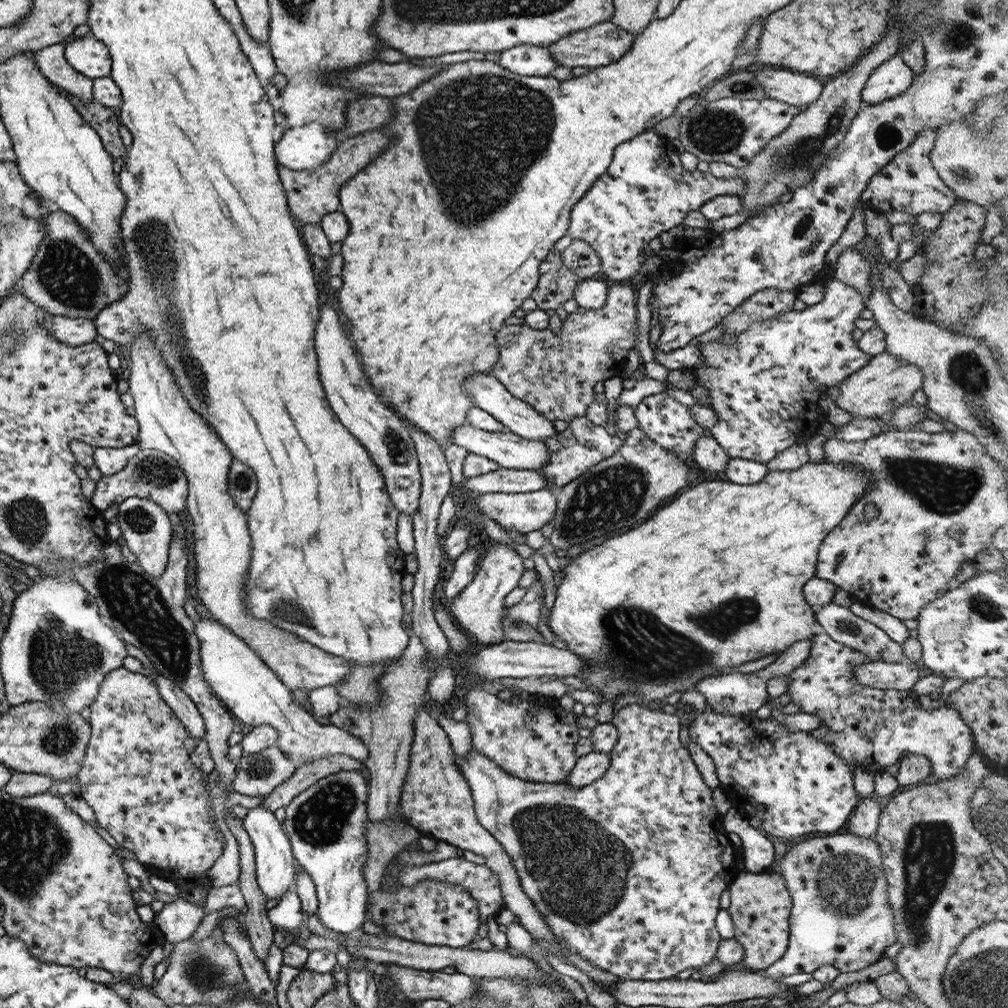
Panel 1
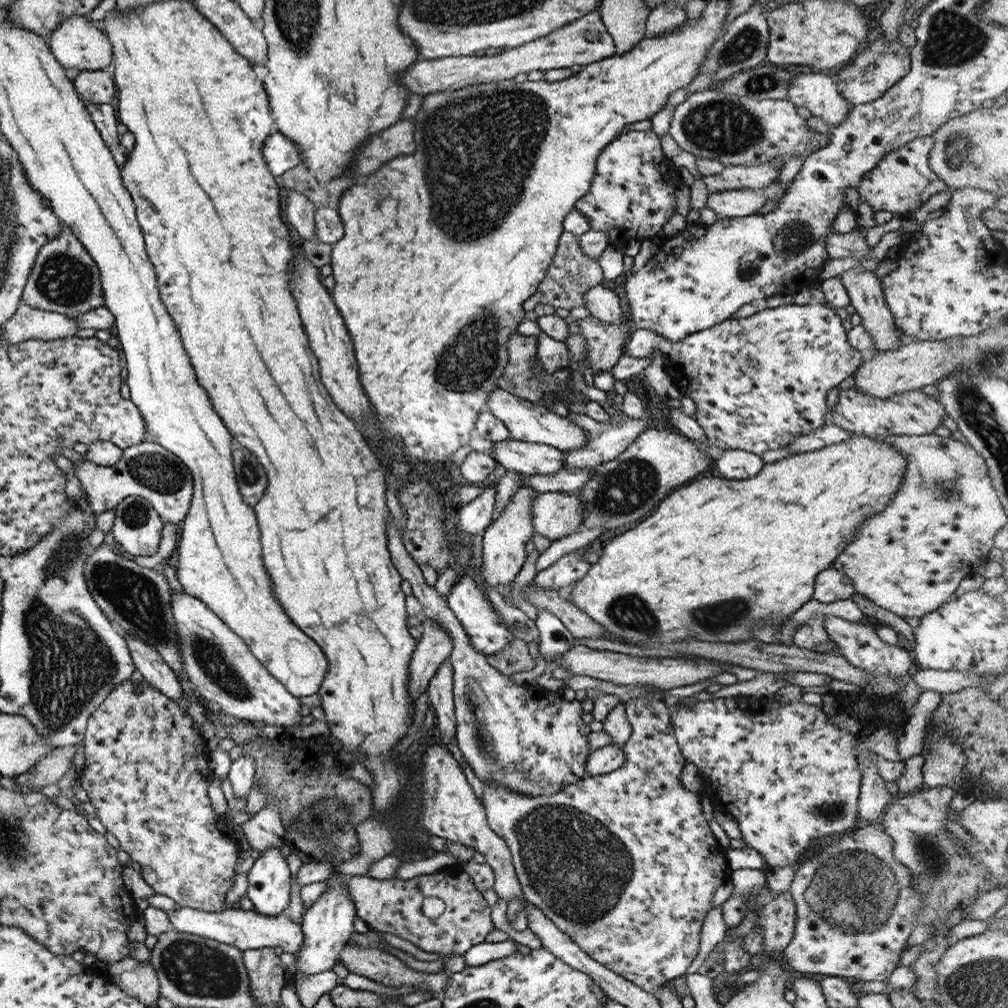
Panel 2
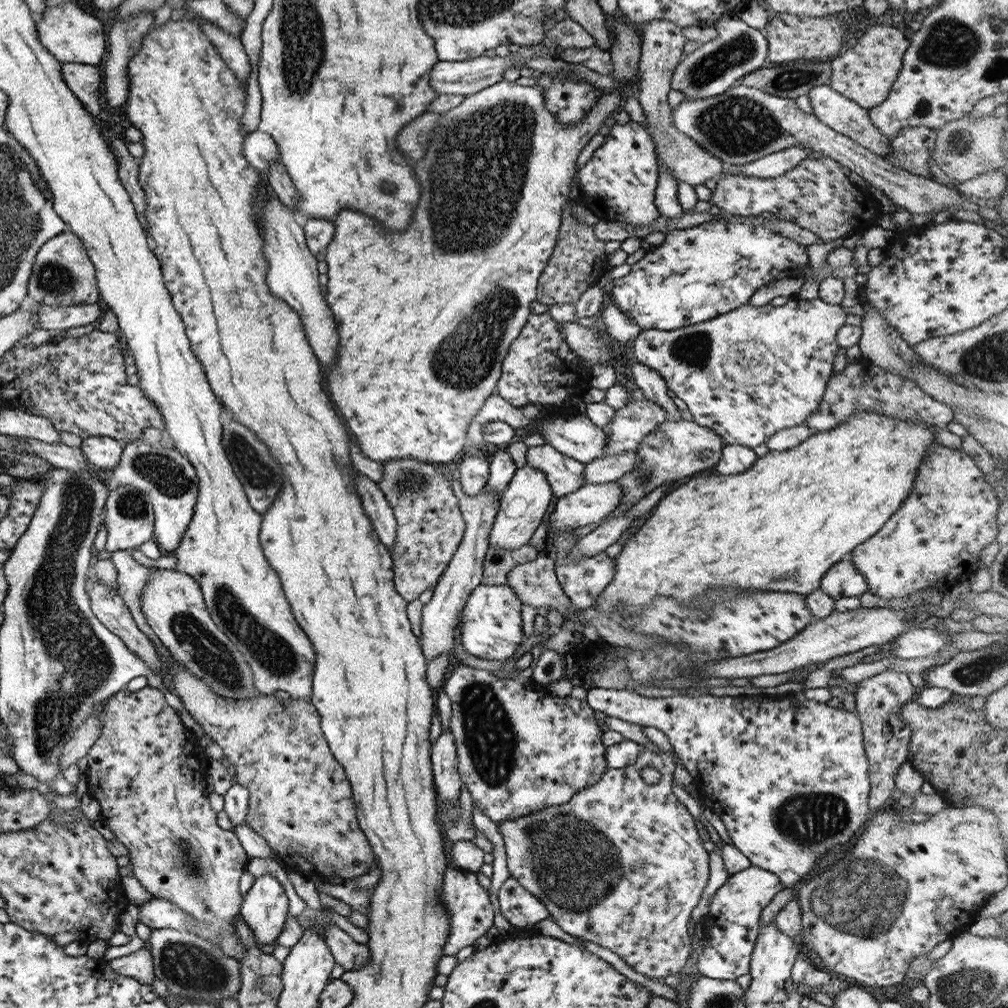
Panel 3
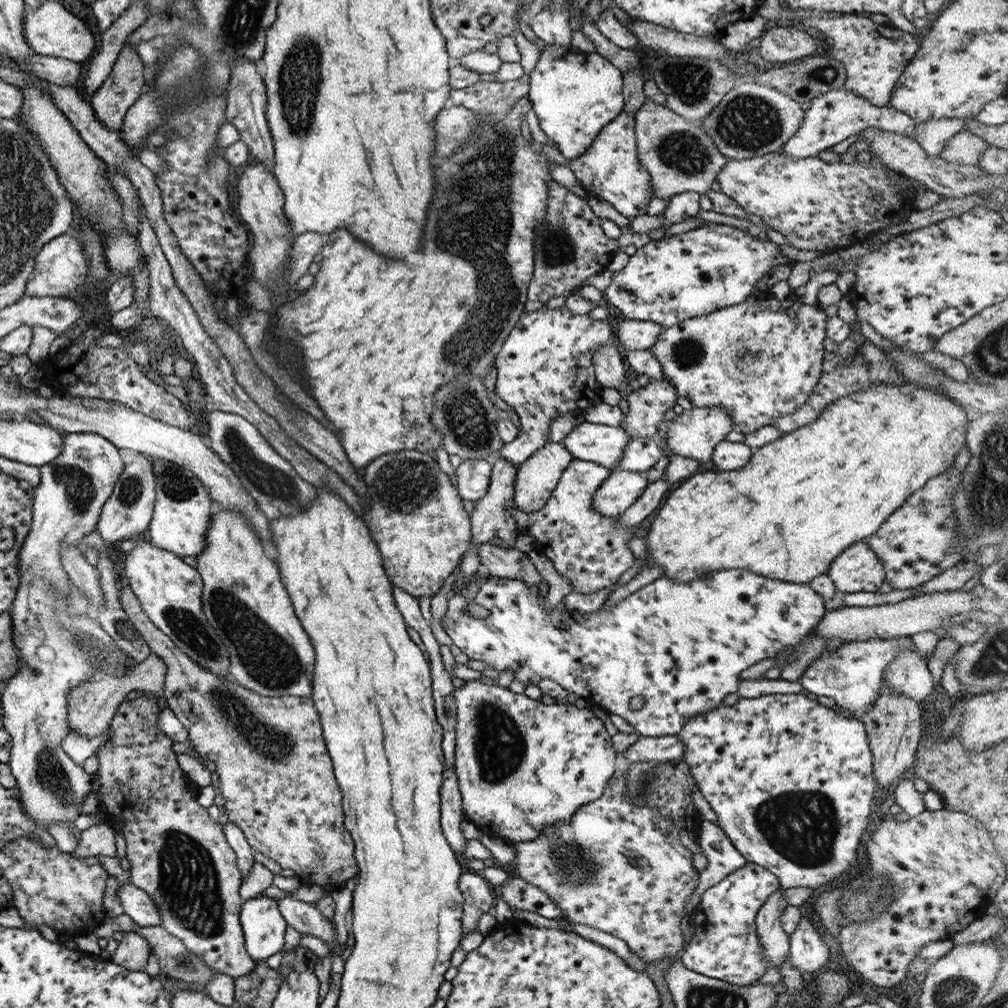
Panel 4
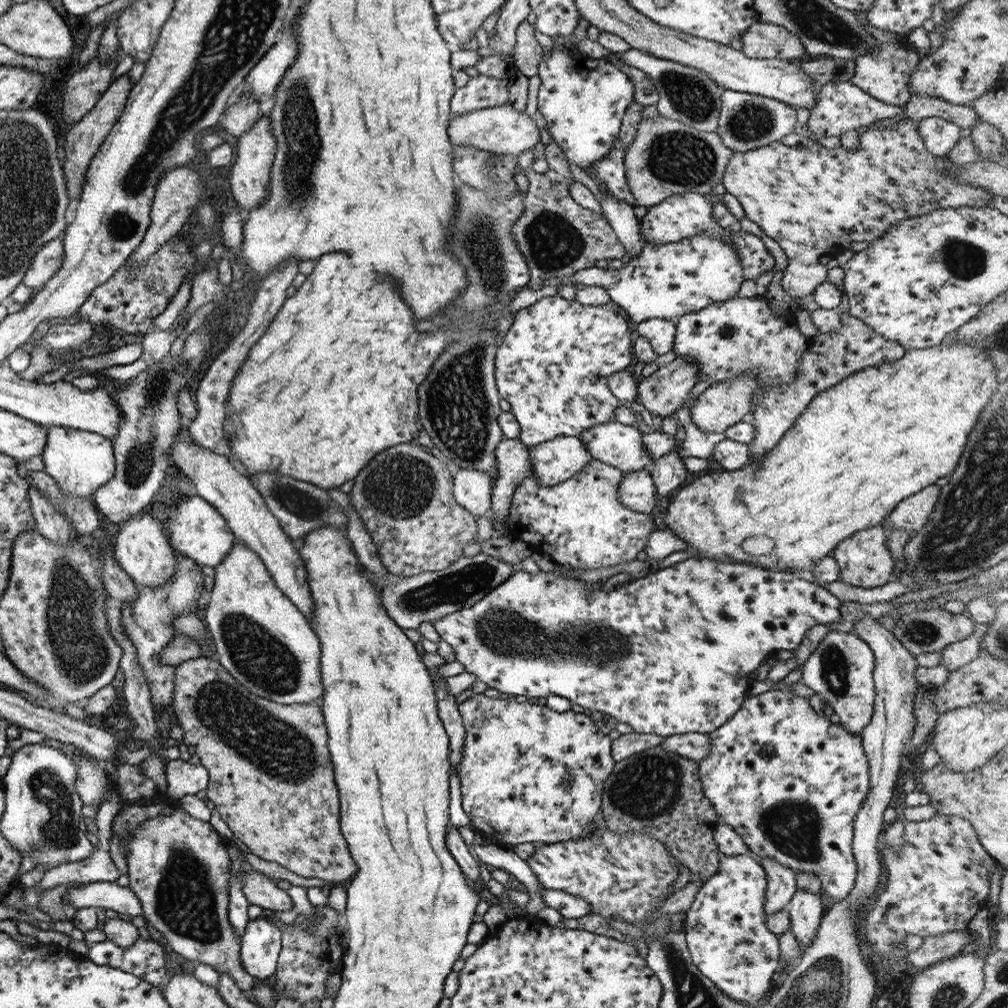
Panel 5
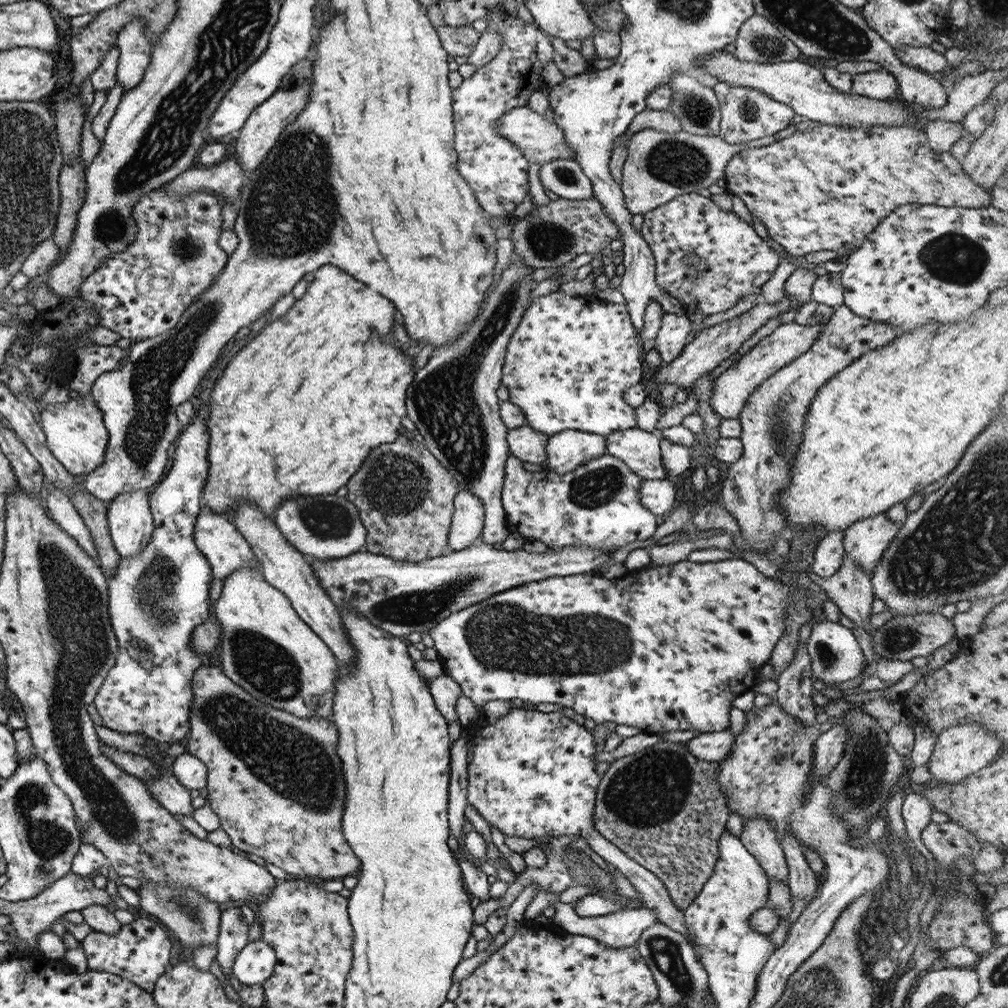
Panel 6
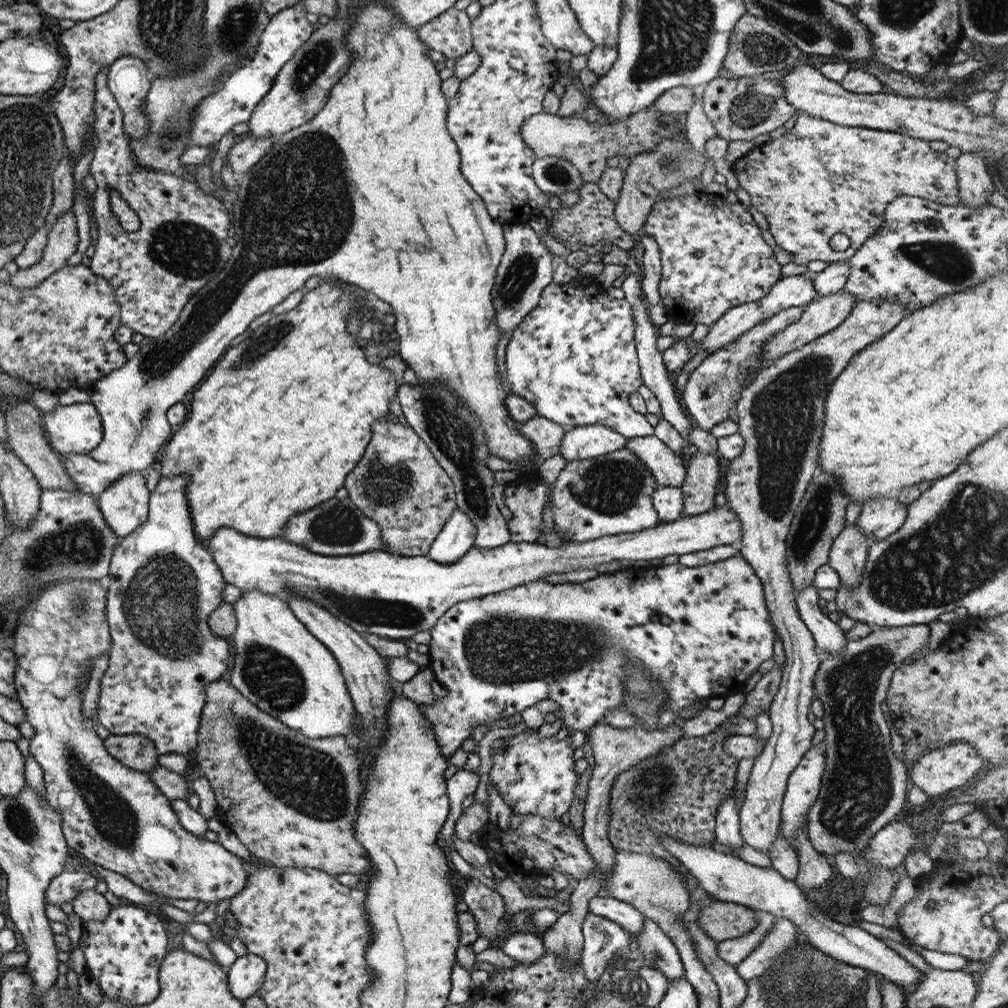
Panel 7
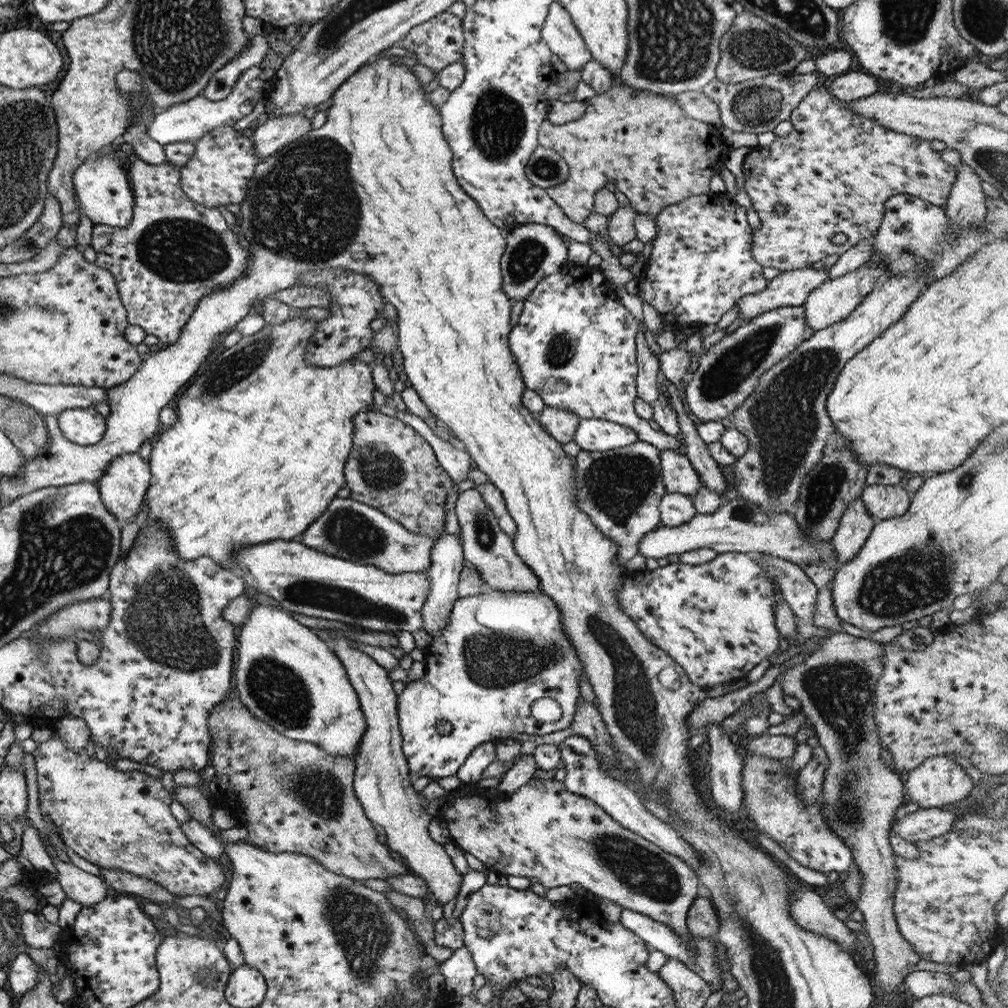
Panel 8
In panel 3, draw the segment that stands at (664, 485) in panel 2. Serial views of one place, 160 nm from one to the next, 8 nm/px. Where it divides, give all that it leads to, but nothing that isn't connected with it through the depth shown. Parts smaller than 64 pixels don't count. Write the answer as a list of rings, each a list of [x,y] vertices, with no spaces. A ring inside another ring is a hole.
[[[687,416],[675,421],[666,419],[646,434],[637,445],[635,451],[638,463],[614,480],[623,491],[620,504],[628,502],[633,505],[661,484],[675,482],[676,485],[691,474],[708,470],[720,459],[722,447],[721,439],[711,429],[699,426]]]

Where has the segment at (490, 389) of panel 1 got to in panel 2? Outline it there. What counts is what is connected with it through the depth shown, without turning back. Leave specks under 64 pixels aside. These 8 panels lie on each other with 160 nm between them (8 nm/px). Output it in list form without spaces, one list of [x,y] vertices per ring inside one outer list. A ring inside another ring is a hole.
[[[495,387],[487,395],[486,408],[505,425],[513,440],[549,445],[563,453],[584,445],[586,436],[580,426],[569,422],[566,417],[559,417],[548,407],[533,404],[500,388]]]

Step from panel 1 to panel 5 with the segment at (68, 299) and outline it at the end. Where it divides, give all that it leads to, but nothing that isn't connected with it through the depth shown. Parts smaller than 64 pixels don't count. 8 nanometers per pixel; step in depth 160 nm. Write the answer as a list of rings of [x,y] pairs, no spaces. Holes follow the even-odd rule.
[[[62,239],[46,242],[35,254],[22,278],[23,286],[39,291],[61,266],[64,257]]]

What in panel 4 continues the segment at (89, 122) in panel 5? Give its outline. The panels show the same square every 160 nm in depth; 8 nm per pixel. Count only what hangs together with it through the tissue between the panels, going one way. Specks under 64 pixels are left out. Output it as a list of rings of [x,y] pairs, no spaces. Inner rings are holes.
[[[127,43],[121,48],[119,56],[117,56],[117,59],[110,67],[111,72],[103,80],[103,84],[90,96],[88,103],[96,114],[97,120],[100,120],[107,128],[117,132],[122,124],[126,110],[137,100],[146,83],[143,80],[141,59],[139,59],[134,48],[131,48]]]

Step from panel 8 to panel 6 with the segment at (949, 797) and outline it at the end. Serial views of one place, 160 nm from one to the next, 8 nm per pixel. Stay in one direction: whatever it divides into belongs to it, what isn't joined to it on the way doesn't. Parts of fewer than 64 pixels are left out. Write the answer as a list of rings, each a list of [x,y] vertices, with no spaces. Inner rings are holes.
[[[961,723],[936,734],[933,750],[926,762],[931,782],[957,783],[987,766],[1002,751],[1002,742],[983,725]]]

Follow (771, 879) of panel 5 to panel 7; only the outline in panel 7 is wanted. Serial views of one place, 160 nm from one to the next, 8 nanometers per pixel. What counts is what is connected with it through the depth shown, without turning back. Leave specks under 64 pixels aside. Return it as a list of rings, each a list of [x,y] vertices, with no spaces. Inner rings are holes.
[[[881,299],[855,303],[839,326],[800,346],[797,350],[789,351],[771,365],[762,367],[740,392],[736,402],[736,423],[738,433],[744,440],[744,447],[741,454],[731,459],[727,465],[724,475],[725,488],[723,488],[725,508],[737,514],[737,519],[741,523],[741,540],[736,545],[738,554],[753,568],[753,572],[761,581],[765,606],[773,628],[781,640],[785,656],[780,683],[767,710],[772,731],[766,738],[764,747],[754,758],[745,785],[744,799],[738,807],[738,827],[742,841],[761,854],[767,855],[773,844],[780,823],[780,808],[787,780],[811,746],[811,738],[816,731],[809,722],[807,714],[814,696],[813,679],[821,657],[796,609],[795,596],[785,563],[785,538],[807,485],[818,470],[818,446],[823,422],[825,391],[856,352],[885,336],[906,314],[901,305]]]

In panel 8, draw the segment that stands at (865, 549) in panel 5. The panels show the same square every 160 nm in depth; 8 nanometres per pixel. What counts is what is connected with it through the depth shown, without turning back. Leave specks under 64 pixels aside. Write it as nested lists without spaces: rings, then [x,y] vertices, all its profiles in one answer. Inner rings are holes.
[[[865,484],[860,498],[865,511],[875,522],[901,516],[910,504],[907,491],[901,484]]]

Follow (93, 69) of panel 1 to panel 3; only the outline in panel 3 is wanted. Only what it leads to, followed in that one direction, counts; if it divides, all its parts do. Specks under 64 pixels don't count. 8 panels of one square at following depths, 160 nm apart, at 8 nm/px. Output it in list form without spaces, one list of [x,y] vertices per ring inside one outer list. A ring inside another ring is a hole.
[[[73,2],[59,3],[49,9],[45,7],[35,19],[35,32],[41,46],[60,63],[96,66],[105,54],[105,36],[100,22]]]

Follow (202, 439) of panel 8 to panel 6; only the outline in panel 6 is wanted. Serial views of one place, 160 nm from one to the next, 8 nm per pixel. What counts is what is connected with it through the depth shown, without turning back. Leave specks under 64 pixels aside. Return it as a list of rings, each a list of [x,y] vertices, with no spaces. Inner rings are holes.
[[[320,266],[315,272],[315,277],[307,286],[305,293],[298,300],[295,299],[292,306],[274,321],[267,322],[249,342],[245,343],[226,362],[224,369],[219,372],[213,381],[214,385],[208,394],[206,404],[206,429],[208,432],[208,474],[206,483],[200,497],[200,506],[209,508],[215,514],[222,514],[232,519],[231,513],[237,512],[235,508],[243,502],[257,506],[265,518],[273,520],[277,506],[284,500],[293,500],[301,495],[333,495],[345,485],[357,472],[358,466],[369,454],[374,446],[393,442],[399,432],[402,432],[401,420],[406,416],[405,390],[413,380],[416,371],[413,369],[412,357],[407,360],[407,355],[397,347],[385,341],[384,337],[392,332],[393,312],[392,302],[387,298],[381,298],[381,294],[367,290],[356,278],[349,278],[343,270],[337,270],[335,266]]]

